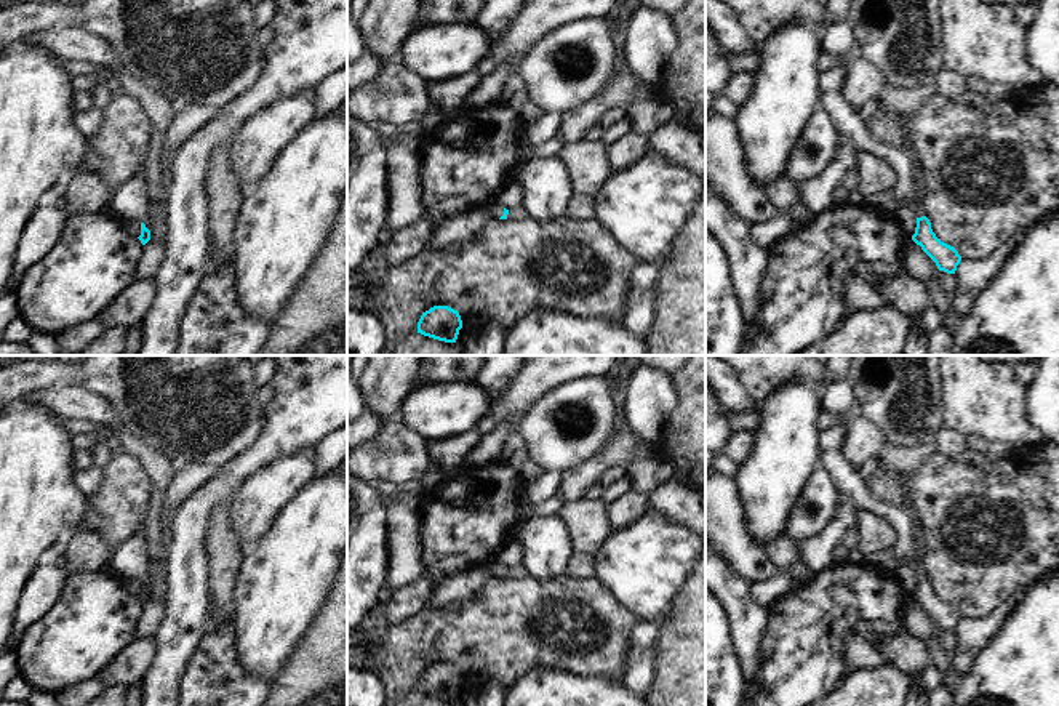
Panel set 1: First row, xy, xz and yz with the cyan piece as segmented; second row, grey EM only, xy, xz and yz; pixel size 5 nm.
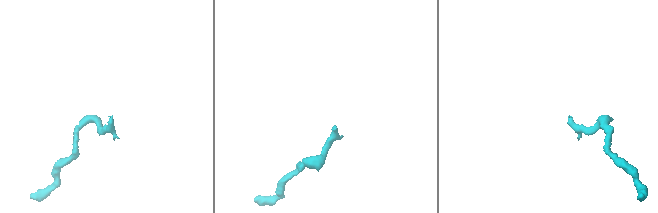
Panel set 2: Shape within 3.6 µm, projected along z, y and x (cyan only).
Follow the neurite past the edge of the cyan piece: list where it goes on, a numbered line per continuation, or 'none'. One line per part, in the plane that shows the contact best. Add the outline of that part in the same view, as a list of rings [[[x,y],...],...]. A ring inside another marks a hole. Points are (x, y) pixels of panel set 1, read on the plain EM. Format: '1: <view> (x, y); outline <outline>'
1: xz (491, 564); outline [[[496,556],[482,562],[478,568],[486,568],[493,576],[501,576],[504,573],[504,567],[498,562]]]

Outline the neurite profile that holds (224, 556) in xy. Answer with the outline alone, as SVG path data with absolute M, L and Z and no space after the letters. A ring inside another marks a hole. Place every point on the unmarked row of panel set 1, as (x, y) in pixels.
M226 499L213 506L206 522L206 556L208 572L206 584L211 613L206 626L219 629L230 620L234 608L234 584L245 554L229 527L229 507L232 501Z

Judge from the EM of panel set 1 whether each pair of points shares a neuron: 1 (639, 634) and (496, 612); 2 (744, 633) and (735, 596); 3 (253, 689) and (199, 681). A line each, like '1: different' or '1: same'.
1: different
2: same
3: same

